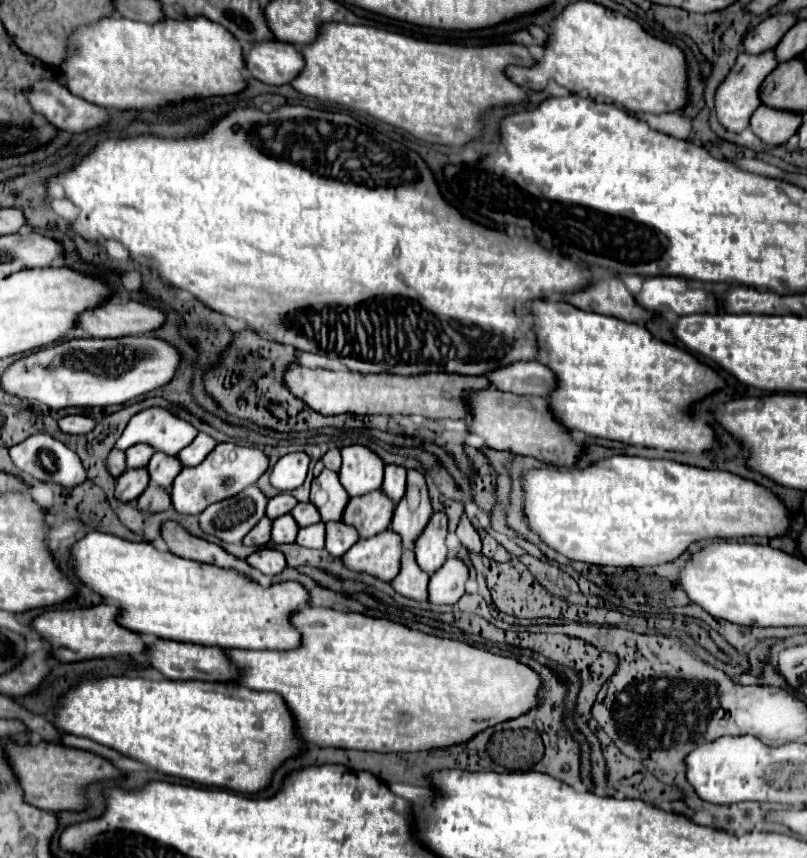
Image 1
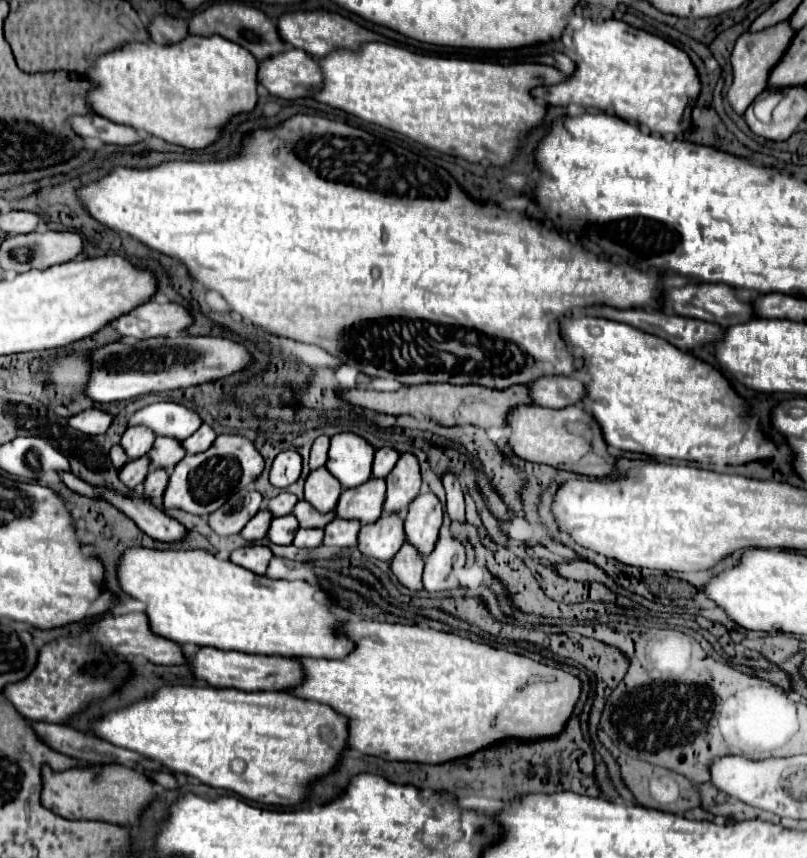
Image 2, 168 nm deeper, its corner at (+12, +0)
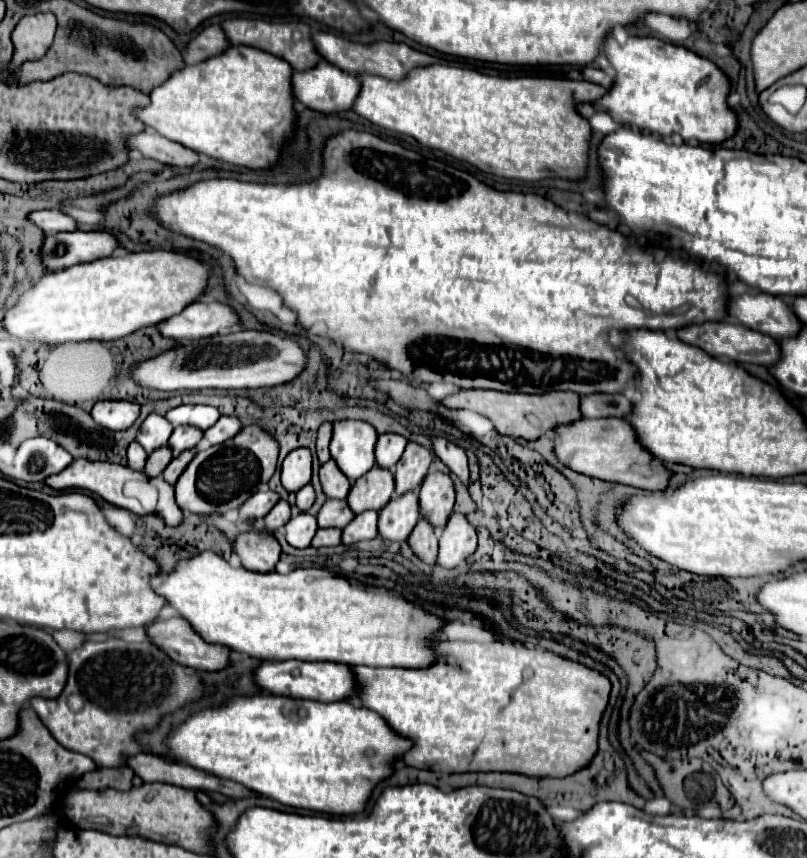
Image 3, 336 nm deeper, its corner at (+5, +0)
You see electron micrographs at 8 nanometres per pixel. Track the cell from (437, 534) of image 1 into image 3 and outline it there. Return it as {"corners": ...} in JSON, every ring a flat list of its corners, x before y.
{"corners":[[431,470,423,484,421,484,421,494,419,494,419,506,421,506,421,516,425,516,435,528,441,528,455,504,455,486,449,474]]}

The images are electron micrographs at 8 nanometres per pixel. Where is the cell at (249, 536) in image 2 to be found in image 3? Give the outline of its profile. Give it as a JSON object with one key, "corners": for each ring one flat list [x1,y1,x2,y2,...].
{"corners":[[279,500,279,502,273,506,273,510,263,518,265,530,267,530,267,532,273,532,273,530,285,526,285,524,291,520,291,516,293,516,293,510,291,510,289,502,287,502,287,500]]}

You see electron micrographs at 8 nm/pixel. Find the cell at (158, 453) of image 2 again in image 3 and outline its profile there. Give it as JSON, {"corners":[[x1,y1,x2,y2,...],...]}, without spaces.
{"corners":[[177,426,169,438,169,446,173,448,173,454,179,456,183,450,193,448,199,444,199,440,203,438,203,432,199,428,193,426]]}

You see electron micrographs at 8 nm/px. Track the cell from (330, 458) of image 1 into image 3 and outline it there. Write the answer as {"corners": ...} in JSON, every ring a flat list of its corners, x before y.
{"corners":[[325,422,319,426,317,432,317,458,321,464,325,464,331,456,329,456,329,440,331,440,331,424]]}

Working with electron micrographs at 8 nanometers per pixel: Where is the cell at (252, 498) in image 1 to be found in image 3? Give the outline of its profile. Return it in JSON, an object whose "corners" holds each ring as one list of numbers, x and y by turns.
{"corners":[[259,490,257,494,253,494,241,508,239,508,239,522,245,520,263,520,269,510,279,502,279,494,273,490]]}

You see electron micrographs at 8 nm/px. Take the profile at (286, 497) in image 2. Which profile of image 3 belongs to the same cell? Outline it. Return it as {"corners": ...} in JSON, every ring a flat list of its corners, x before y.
{"corners":[[307,484,305,488,301,488,297,492,297,508,303,510,303,512,307,512,313,506,313,502,315,502,315,490,313,490,311,484]]}

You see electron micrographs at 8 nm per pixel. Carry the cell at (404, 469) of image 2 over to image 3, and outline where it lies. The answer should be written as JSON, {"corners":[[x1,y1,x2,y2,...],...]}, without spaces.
{"corners":[[409,442,401,460,395,466,395,494,401,496,409,490,419,490,431,460,433,460,431,450,417,442]]}

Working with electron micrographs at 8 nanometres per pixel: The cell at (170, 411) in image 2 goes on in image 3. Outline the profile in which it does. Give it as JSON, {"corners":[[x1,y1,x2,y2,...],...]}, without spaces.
{"corners":[[191,404,177,406,165,414,165,418,173,426,191,424,191,426,197,426,201,430,207,430,209,426,213,426,219,420,219,416,221,416,219,410,213,406,191,406]]}

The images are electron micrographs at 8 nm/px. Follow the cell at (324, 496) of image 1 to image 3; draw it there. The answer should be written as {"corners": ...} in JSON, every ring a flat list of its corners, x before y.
{"corners":[[333,458,321,466,319,478,321,478,323,492,325,492,329,498,347,498,349,488,351,488,351,482,349,482,349,478,339,470,339,466,337,466,337,462,335,462]]}

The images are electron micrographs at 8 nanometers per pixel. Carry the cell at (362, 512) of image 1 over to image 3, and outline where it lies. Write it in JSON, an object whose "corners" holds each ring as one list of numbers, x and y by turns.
{"corners":[[373,466,351,486,347,502,355,514,361,514,365,510,381,510,391,500,393,490,395,480,391,470]]}

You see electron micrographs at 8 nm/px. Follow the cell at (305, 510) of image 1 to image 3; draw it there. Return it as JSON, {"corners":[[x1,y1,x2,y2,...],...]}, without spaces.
{"corners":[[327,500,317,514,319,528,345,528,345,524,349,524,353,518,355,514,347,506,347,500]]}

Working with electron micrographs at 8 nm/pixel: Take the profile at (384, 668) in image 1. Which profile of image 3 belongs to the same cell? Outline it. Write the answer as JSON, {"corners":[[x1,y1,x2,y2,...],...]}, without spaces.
{"corners":[[437,642,437,652,447,654,447,664,435,664,433,668,425,670,409,670,409,668,367,668,367,666,353,666,353,672,357,676,357,688,359,694,355,698,355,704,361,704,369,710,375,710,381,714,387,724,401,736,415,740,415,748,411,748,403,762,413,768,421,770,433,770,433,772,447,772,447,774,461,774,461,772,513,772,523,774,531,778,567,778,591,764,599,750,599,722,603,718,603,712,609,702,611,694,611,682,607,676,599,674,593,668,581,666,579,662,559,658,555,652,547,652,543,648,525,648,519,644,519,648,513,642]]}

